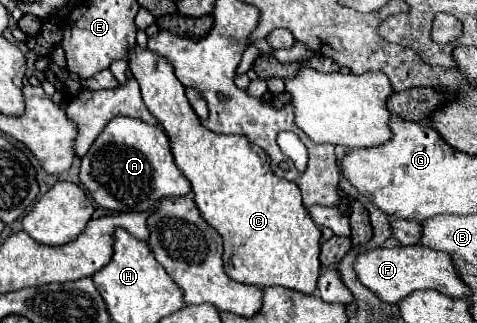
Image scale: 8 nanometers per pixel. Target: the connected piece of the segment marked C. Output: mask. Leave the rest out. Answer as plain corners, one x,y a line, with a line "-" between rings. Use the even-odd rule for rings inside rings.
133,46
127,64
141,86
145,106
169,134
175,164
191,182
201,216
223,238
225,272
241,284
259,288
285,286
313,294
321,270
321,230
309,218
299,188
275,178
269,168
269,156
245,136
223,136
203,128
185,98
183,84
179,84
163,56
149,48

